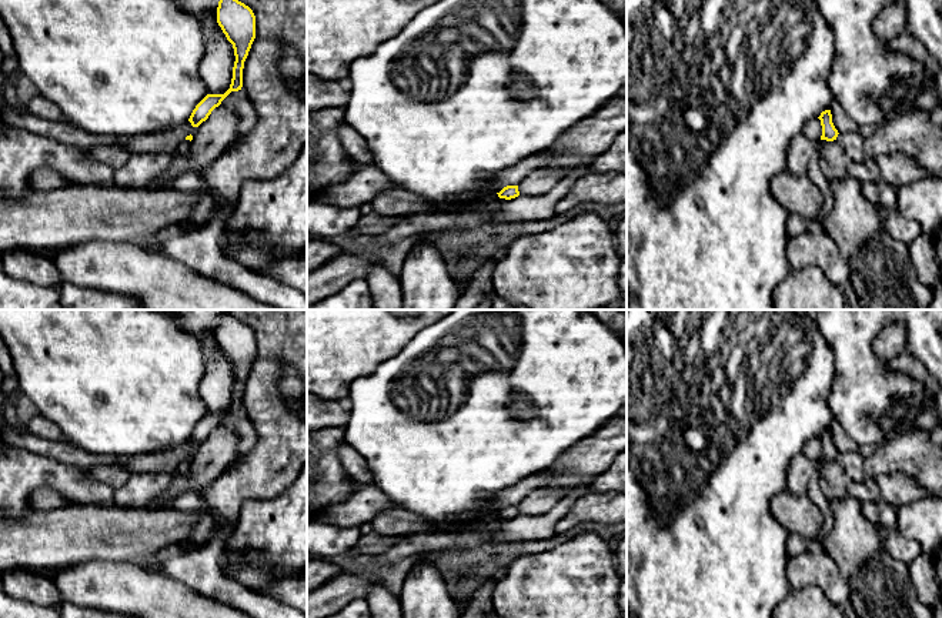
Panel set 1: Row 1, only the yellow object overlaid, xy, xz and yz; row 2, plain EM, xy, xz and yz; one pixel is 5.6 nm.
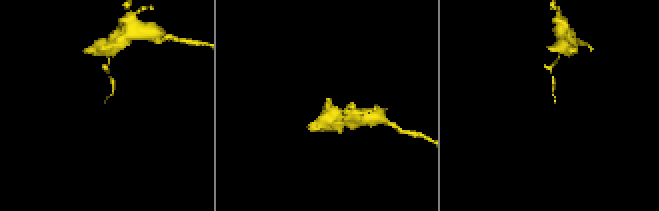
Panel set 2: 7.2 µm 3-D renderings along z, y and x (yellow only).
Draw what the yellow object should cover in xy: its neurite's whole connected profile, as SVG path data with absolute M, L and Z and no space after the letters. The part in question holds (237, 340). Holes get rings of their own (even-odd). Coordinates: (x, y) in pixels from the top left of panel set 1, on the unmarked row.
M223 314L217 327L217 343L234 368L234 387L230 408L224 414L207 414L193 430L188 441L198 447L211 431L231 412L243 407L243 388L255 358L255 335L244 323L231 314Z

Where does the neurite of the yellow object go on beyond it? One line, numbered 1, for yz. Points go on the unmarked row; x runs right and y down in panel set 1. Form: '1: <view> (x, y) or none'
1: none

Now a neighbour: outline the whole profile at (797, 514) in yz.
M785 490L769 502L775 520L788 531L811 541L821 535L824 515L808 495L798 497Z

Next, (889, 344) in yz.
M901 323L889 324L873 340L873 351L883 367L898 367L896 360L905 355L905 327Z

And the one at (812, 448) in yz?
M811 438L804 444L802 454L811 458L812 461L821 461L822 445L819 438Z

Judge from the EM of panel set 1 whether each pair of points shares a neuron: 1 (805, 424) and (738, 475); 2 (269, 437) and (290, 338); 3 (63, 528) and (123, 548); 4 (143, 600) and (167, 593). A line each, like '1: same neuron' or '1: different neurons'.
1: same neuron
2: same neuron
3: same neuron
4: same neuron

